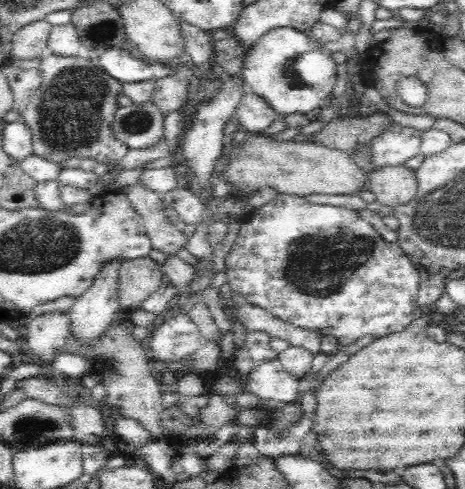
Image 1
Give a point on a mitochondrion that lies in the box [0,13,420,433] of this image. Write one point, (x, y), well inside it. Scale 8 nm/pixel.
(70, 114)

